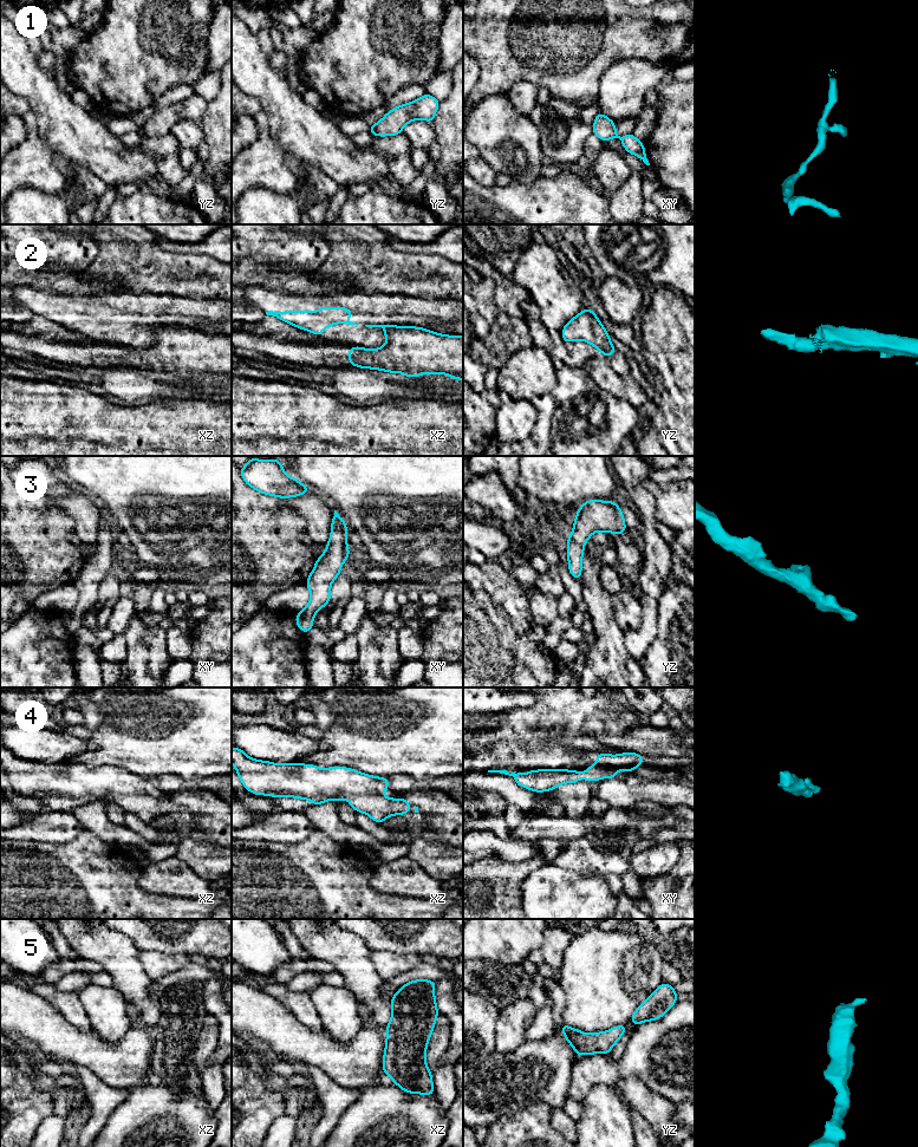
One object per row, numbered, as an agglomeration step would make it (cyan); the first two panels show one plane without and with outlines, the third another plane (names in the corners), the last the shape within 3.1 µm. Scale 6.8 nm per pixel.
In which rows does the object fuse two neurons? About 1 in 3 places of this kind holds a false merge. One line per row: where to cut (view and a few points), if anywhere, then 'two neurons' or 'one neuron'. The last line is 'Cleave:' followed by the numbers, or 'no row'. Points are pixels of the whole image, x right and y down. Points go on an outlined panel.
1: cut none; one neuron
2: cut xz (394, 325), (383, 328); two neurons
3: cut none; one neuron
4: cut none; one neuron
5: cut none; one neuron
Cleave: 2

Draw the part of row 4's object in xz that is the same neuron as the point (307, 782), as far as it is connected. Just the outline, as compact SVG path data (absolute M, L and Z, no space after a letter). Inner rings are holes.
M232 748L232 763L243 787L255 795L273 797L299 797L311 800L313 806L326 801L346 800L357 812L369 815L377 823L383 823L391 815L402 815L410 812L410 804L405 799L388 799L382 795L389 789L386 777L376 777L363 774L346 767L332 767L321 769L313 764L289 763L278 764L248 757L242 749Z

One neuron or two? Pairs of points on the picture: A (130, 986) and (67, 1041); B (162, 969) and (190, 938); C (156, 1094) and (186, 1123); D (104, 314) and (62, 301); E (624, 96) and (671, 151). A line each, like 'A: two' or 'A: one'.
A: two
B: two
C: one
D: one
E: two

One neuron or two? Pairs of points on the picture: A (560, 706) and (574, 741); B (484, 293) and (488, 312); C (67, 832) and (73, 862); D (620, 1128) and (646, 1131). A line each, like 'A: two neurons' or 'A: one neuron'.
A: two neurons
B: one neuron
C: two neurons
D: two neurons

